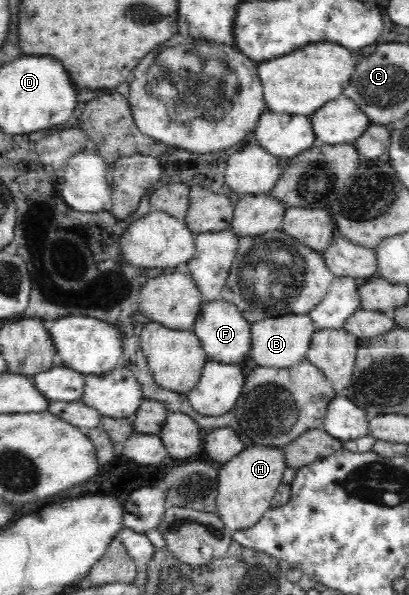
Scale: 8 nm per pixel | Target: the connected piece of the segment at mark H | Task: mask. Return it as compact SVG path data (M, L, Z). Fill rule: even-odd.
M247 443L238 456L234 456L219 470L217 514L228 533L245 531L258 523L258 519L273 506L273 499L282 486L287 468L282 447L254 446Z

